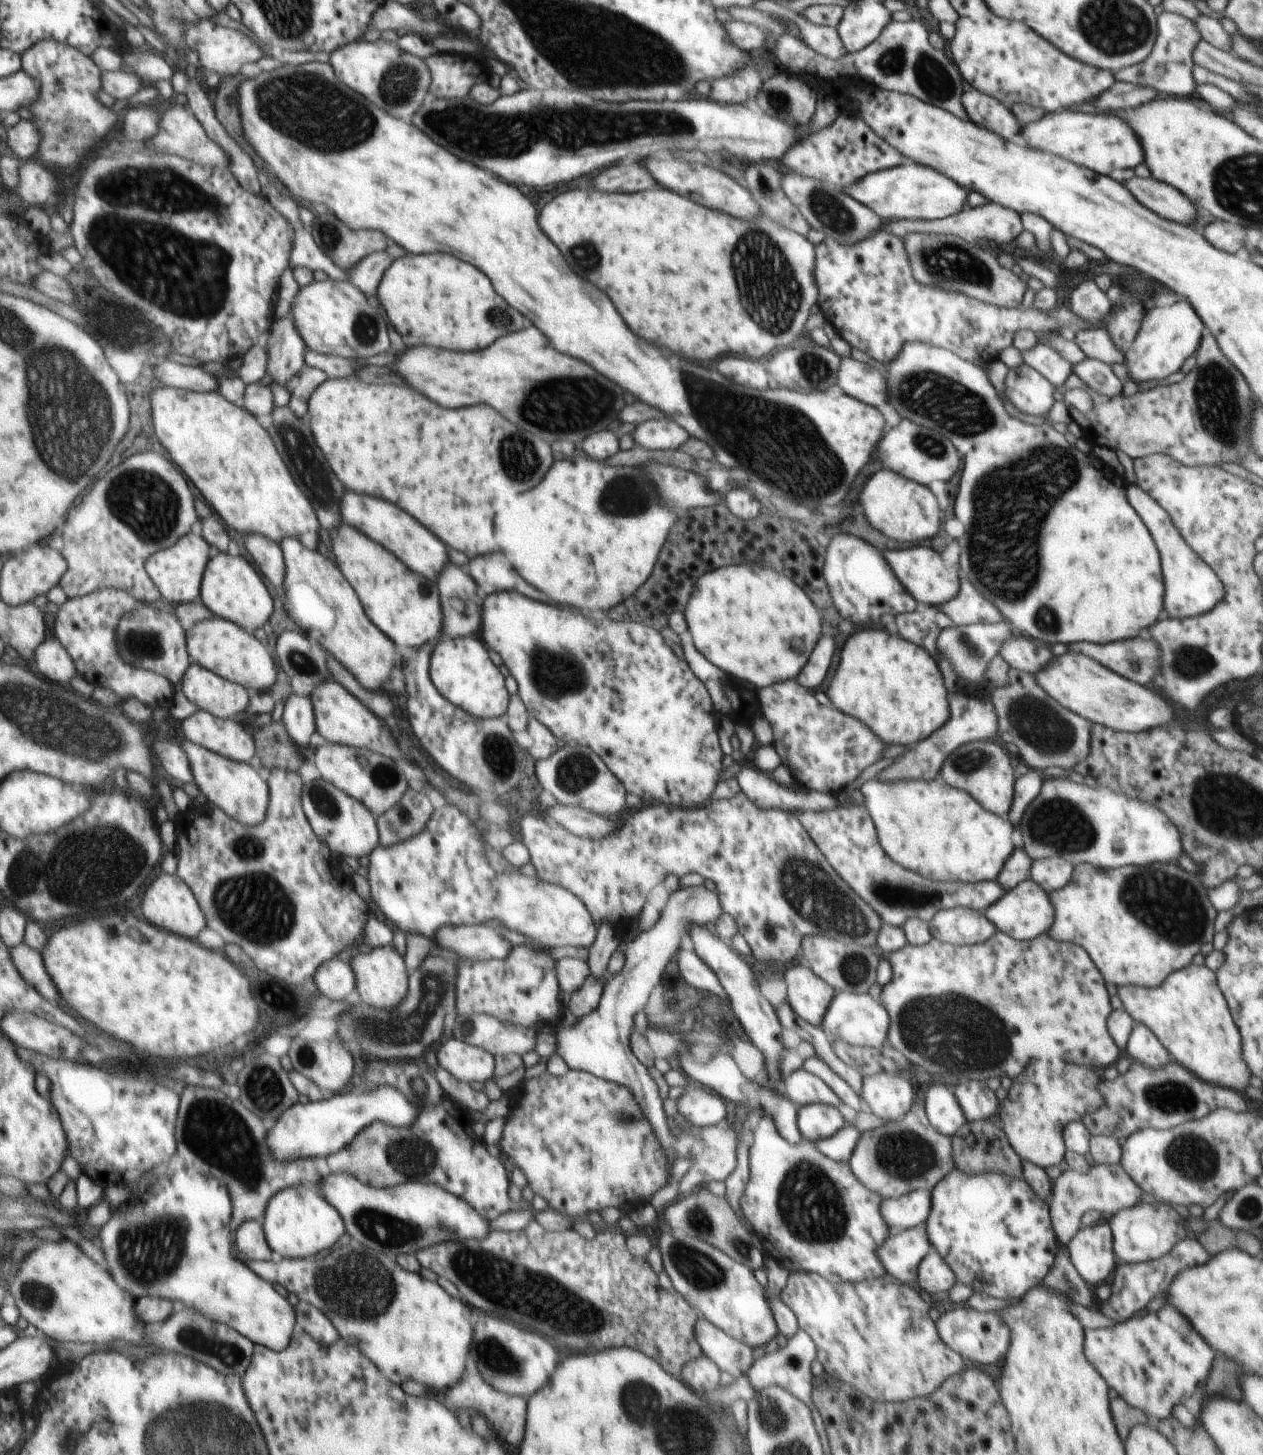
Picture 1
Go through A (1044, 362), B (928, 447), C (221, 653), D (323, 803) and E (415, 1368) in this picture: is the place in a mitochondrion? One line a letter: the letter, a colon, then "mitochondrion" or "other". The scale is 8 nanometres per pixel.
A: other
B: mitochondrion
C: other
D: mitochondrion
E: other

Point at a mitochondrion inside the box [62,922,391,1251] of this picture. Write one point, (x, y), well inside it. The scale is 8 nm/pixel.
(212, 1130)

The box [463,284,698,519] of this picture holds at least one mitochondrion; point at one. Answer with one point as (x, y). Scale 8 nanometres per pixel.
(542, 415)

